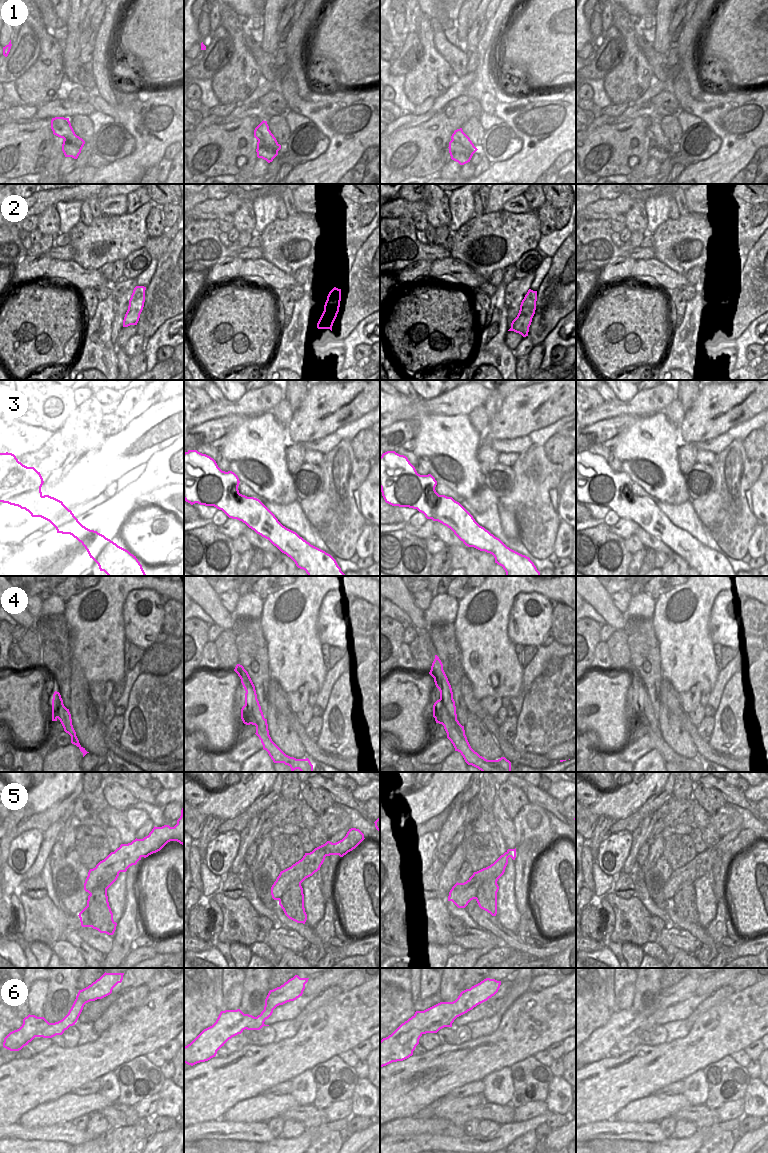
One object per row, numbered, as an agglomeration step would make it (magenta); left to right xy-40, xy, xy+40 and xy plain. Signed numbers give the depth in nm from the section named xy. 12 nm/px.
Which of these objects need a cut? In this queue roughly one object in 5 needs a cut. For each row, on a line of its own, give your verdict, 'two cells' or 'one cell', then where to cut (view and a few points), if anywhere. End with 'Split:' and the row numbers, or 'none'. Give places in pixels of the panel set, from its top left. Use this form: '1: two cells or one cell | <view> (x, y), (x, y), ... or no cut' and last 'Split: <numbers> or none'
1: two cells | xy+40 (452, 139), (473, 153)
2: one cell | no cut
3: one cell | no cut
4: two cells | xy (245, 703), (250, 708), (258, 726), (268, 735)
5: two cells | xy+40 (497, 878), (486, 878), (477, 892), (476, 899)
6: two cells | xy (257, 1017), (240, 1021), (231, 1030), (227, 1030), (224, 1033)
Split: 1, 4, 5, 6

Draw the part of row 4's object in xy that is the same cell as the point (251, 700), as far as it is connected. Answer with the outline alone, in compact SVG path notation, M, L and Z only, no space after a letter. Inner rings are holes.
M237 664L234 671L238 674L241 679L241 683L246 691L245 693L245 704L248 705L251 710L254 718L256 719L260 729L266 734L269 735L267 719L264 718L261 706L257 699L257 694L255 686L244 667L240 664Z

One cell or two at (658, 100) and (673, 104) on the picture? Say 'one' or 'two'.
one

